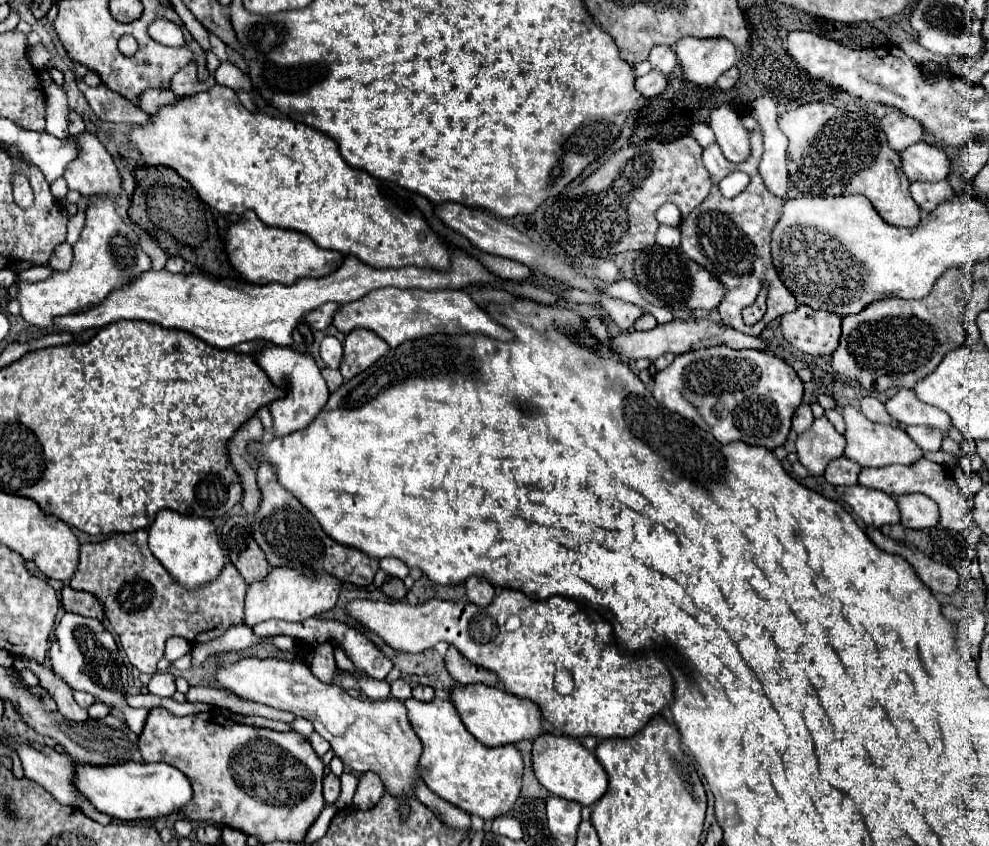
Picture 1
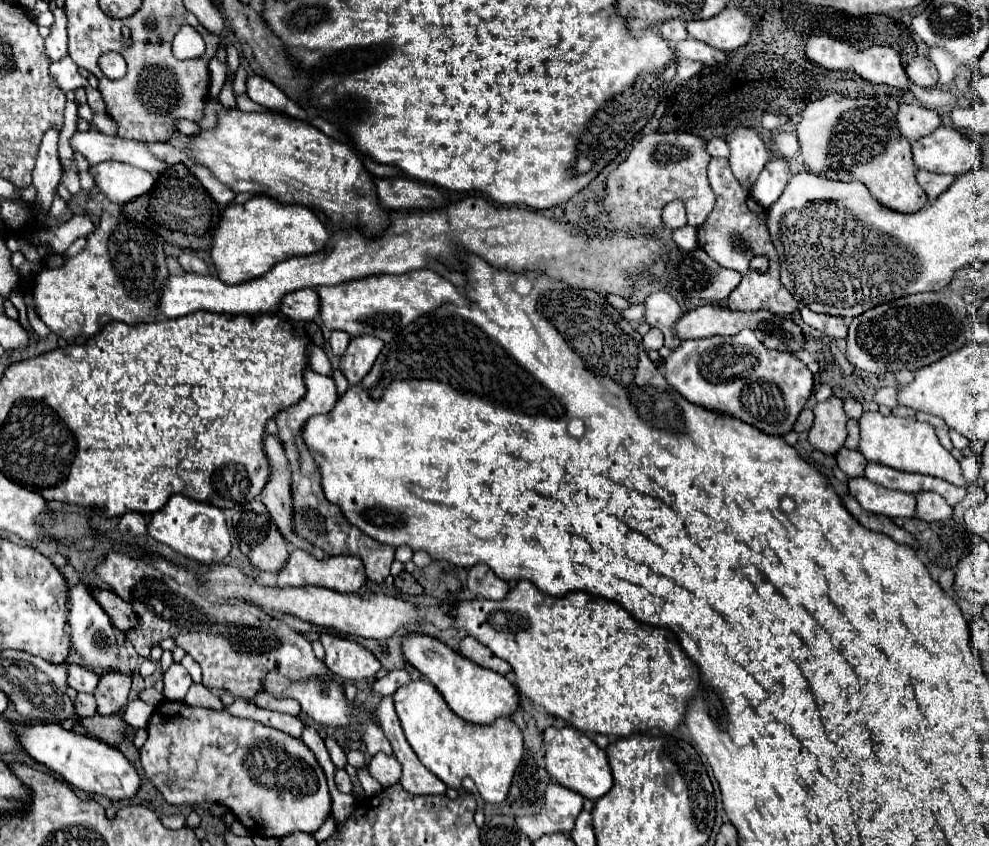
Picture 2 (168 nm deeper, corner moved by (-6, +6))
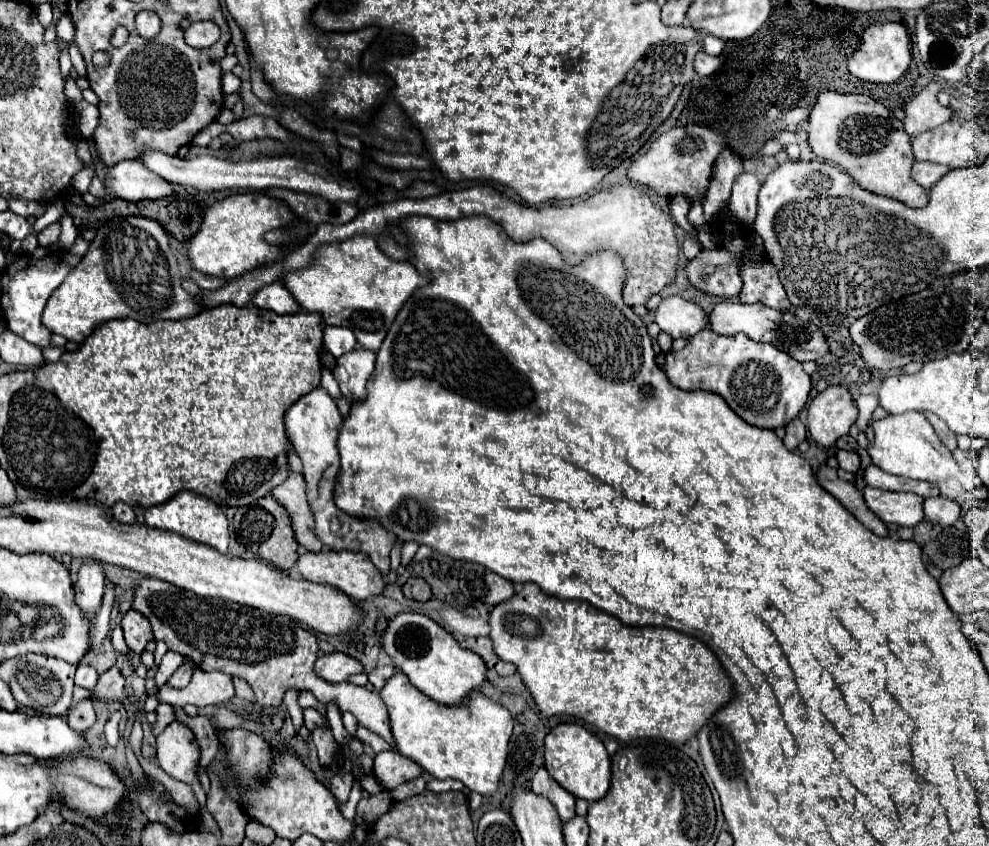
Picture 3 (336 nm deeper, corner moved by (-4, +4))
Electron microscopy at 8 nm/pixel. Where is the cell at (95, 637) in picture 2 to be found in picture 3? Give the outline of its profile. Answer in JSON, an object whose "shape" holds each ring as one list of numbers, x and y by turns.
{"shape":[[92,559,84,561,78,571,74,589,76,589,76,603,80,605,80,609,88,613,88,617,94,617,98,613,104,585,106,585,106,577,104,577,102,561,92,561]]}

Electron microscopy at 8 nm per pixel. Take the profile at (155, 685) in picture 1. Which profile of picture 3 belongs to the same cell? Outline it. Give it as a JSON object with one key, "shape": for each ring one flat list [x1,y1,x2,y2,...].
{"shape":[[180,665,180,667,174,671,174,675,168,679,168,685,176,687,176,689,182,689,182,687,186,687,186,685,190,683,192,673,194,673,194,667,192,667,192,665]]}

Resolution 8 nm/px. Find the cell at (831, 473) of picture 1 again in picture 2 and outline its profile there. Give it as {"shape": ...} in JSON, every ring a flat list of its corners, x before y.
{"shape":[[840,449,836,453,836,463,848,477,862,477,868,461,858,449]]}

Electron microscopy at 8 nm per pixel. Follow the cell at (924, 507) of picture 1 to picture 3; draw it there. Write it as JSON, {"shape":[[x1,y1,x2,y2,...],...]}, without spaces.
{"shape":[[932,497,924,501,926,519,938,525,954,525,960,517,960,505,946,497]]}

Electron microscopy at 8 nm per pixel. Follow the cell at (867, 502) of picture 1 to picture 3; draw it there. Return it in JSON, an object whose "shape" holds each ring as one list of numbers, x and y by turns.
{"shape":[[864,487,862,491,866,505,884,521,902,527,918,525,924,519,922,503,924,499,916,493,894,493,874,487]]}

